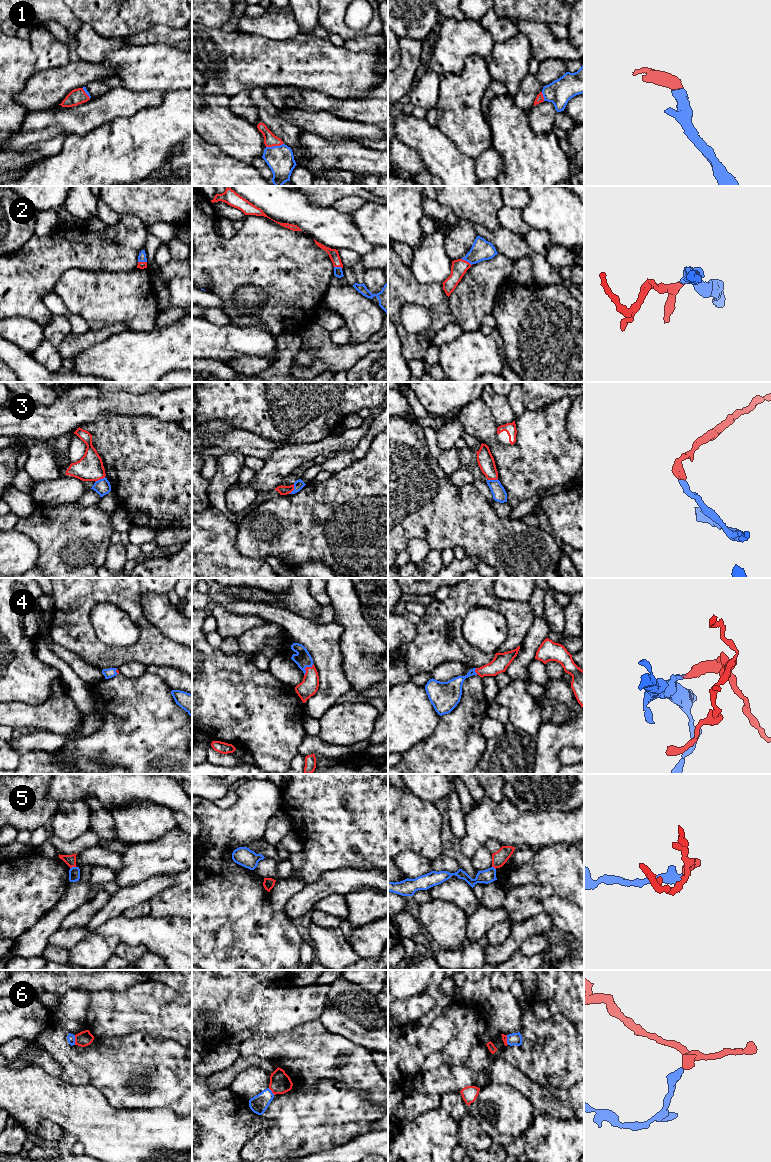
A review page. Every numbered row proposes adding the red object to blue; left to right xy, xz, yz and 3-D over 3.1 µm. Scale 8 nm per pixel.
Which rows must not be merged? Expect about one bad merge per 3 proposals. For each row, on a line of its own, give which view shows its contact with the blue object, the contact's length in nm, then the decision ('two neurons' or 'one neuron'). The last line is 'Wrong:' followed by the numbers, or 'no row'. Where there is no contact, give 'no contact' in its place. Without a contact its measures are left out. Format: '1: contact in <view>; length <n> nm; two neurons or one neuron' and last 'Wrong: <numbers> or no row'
1: contact in xz; length 150 nm; one neuron
2: contact in yz; length 110 nm; one neuron
3: contact in xz; length 90 nm; two neurons
4: contact in xz; length 120 nm; one neuron
5: contact in xy; length 60 nm; two neurons
6: contact in xy; length 80 nm; two neurons
Wrong: 3, 5, 6

